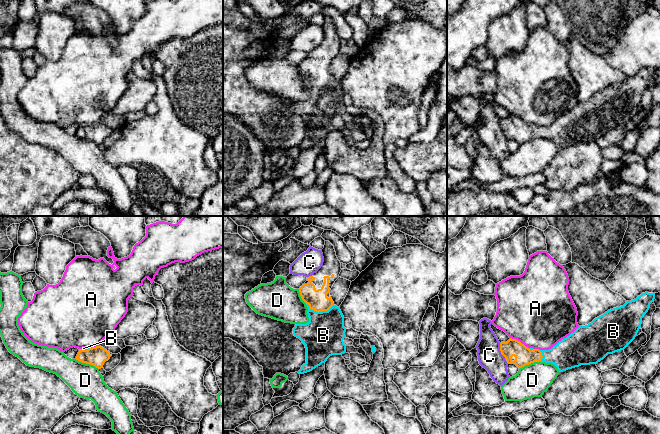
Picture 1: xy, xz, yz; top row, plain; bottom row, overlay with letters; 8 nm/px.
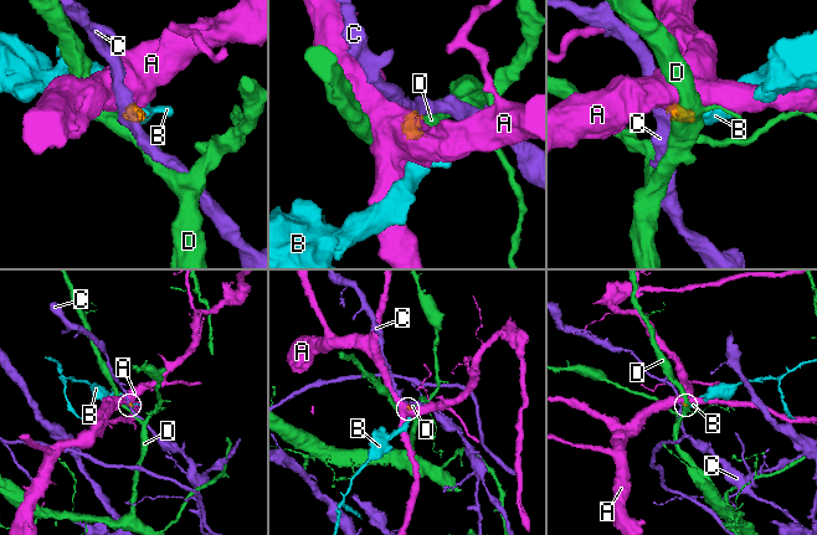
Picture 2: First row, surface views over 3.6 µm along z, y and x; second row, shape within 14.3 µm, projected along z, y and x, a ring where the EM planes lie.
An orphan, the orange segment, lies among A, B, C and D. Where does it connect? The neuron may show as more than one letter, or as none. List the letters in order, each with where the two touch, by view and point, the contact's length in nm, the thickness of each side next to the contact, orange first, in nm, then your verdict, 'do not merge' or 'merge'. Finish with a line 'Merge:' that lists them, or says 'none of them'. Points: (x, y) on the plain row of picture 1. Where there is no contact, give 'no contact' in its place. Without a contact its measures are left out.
A: yz (519, 117) | 180 nm | 150/500 nm | do not merge
B: xz (319, 87) | 220 nm | 160/320 nm | merge
C: yz (500, 126) | 130 nm | 150/190 nm | do not merge
D: xy (87, 139) | 220 nm | 160/260 nm | do not merge
Merge: B

